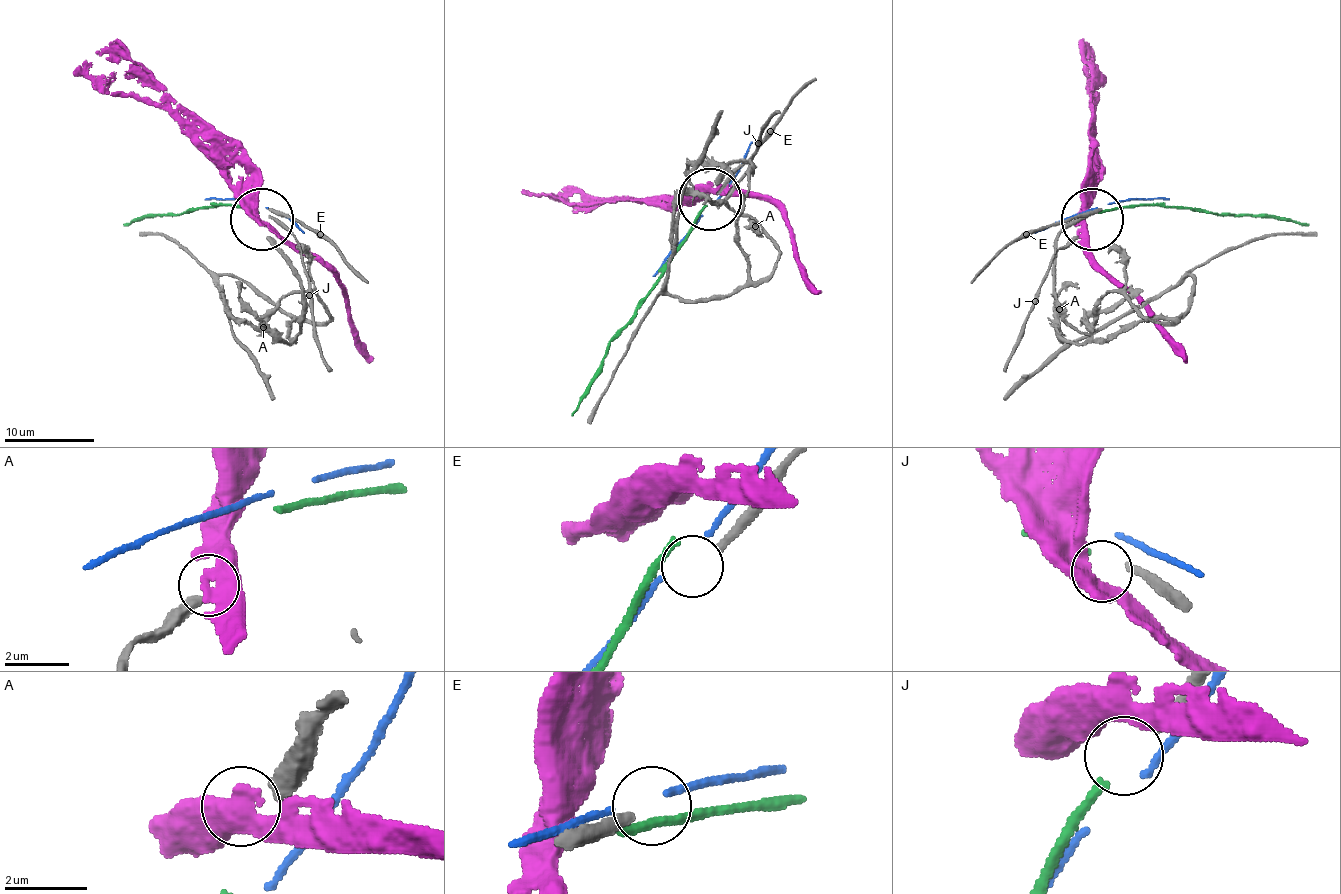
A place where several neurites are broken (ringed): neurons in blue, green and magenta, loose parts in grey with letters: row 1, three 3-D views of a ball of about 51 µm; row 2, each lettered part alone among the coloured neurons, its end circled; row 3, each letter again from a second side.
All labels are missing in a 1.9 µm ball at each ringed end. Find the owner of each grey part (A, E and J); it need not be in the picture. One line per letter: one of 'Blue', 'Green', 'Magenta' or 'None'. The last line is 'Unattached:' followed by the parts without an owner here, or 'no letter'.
A: None
E: None
J: Green
Unattached: A, E

